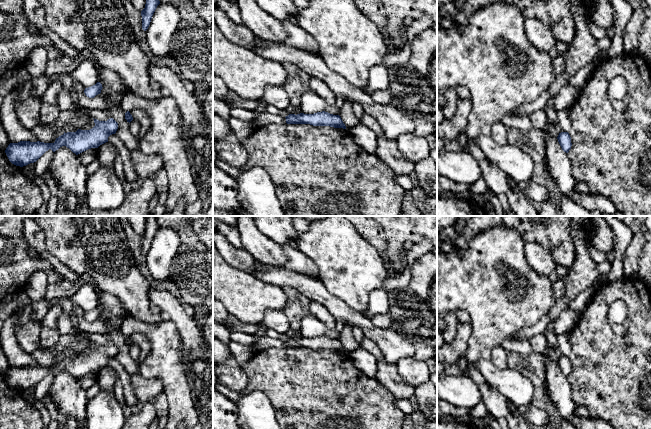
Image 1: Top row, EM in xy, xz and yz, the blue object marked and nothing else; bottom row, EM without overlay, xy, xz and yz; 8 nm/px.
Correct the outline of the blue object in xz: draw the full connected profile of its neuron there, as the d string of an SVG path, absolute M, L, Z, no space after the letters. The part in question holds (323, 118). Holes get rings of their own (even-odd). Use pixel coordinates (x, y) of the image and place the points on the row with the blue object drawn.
M325 111L314 114L289 114L285 118L287 124L310 124L313 126L330 126L346 129L339 115L333 115Z

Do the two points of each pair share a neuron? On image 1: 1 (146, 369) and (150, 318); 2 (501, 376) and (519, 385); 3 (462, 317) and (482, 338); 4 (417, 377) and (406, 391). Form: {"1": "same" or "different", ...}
{"1": "different", "2": "same", "3": "different", "4": "different"}

